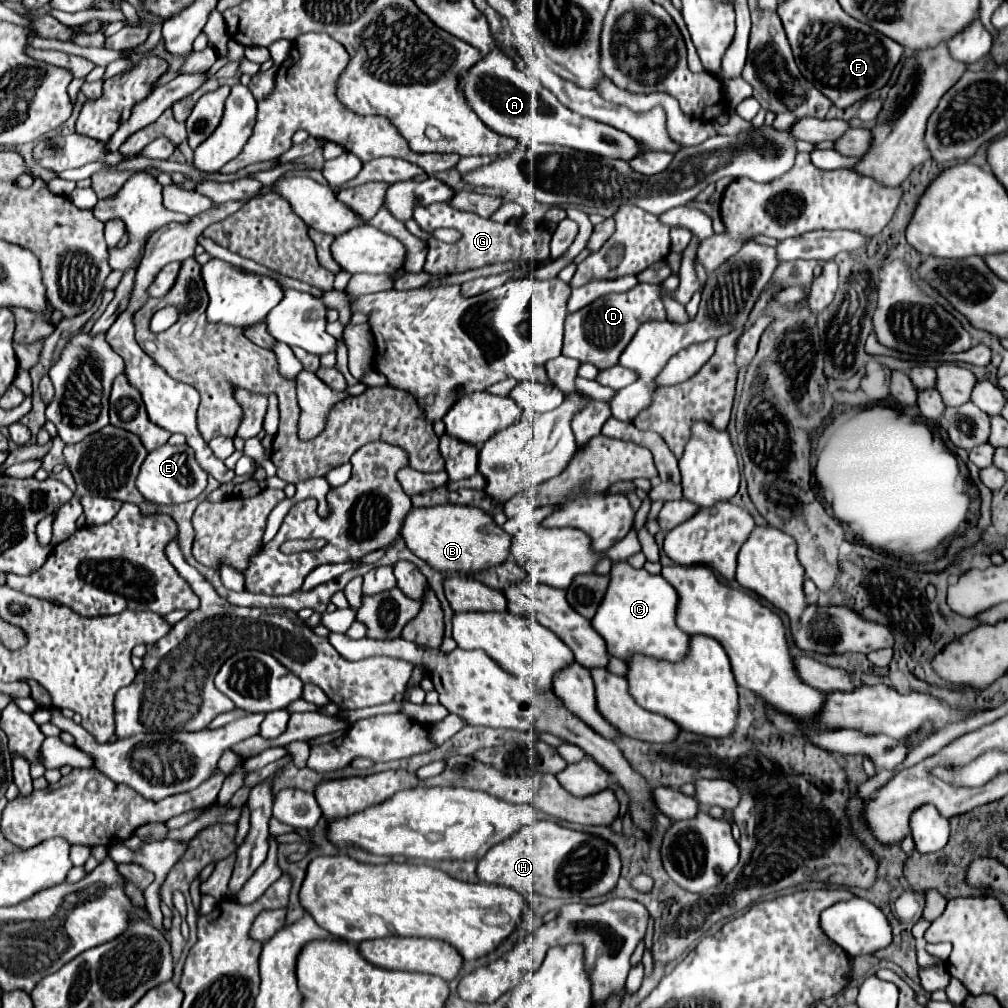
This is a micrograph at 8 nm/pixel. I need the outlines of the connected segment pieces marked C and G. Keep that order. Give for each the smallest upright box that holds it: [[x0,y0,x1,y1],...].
[[591,562,689,660],[413,202,551,274]]

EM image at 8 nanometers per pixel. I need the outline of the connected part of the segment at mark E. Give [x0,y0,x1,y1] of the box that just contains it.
[137,444,207,504]

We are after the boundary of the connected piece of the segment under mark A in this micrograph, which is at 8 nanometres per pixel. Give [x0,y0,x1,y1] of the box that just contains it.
[459,48,639,160]

